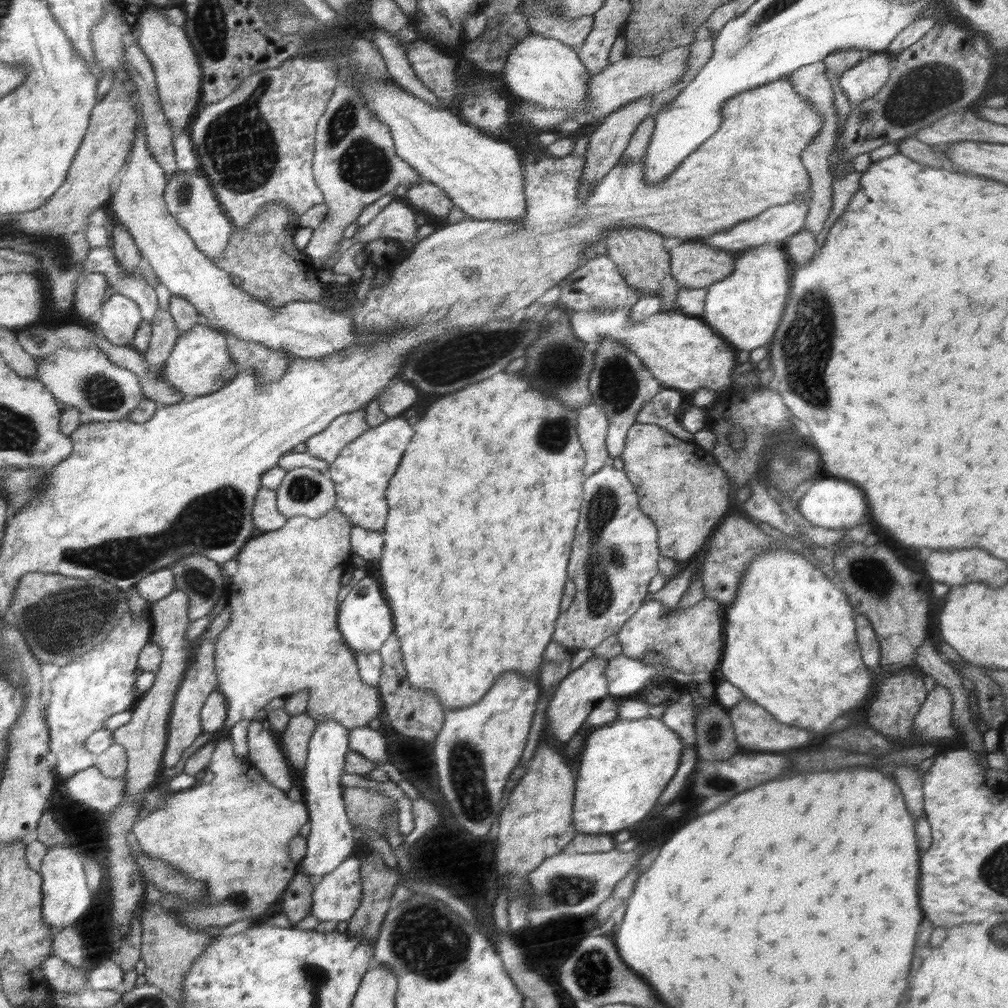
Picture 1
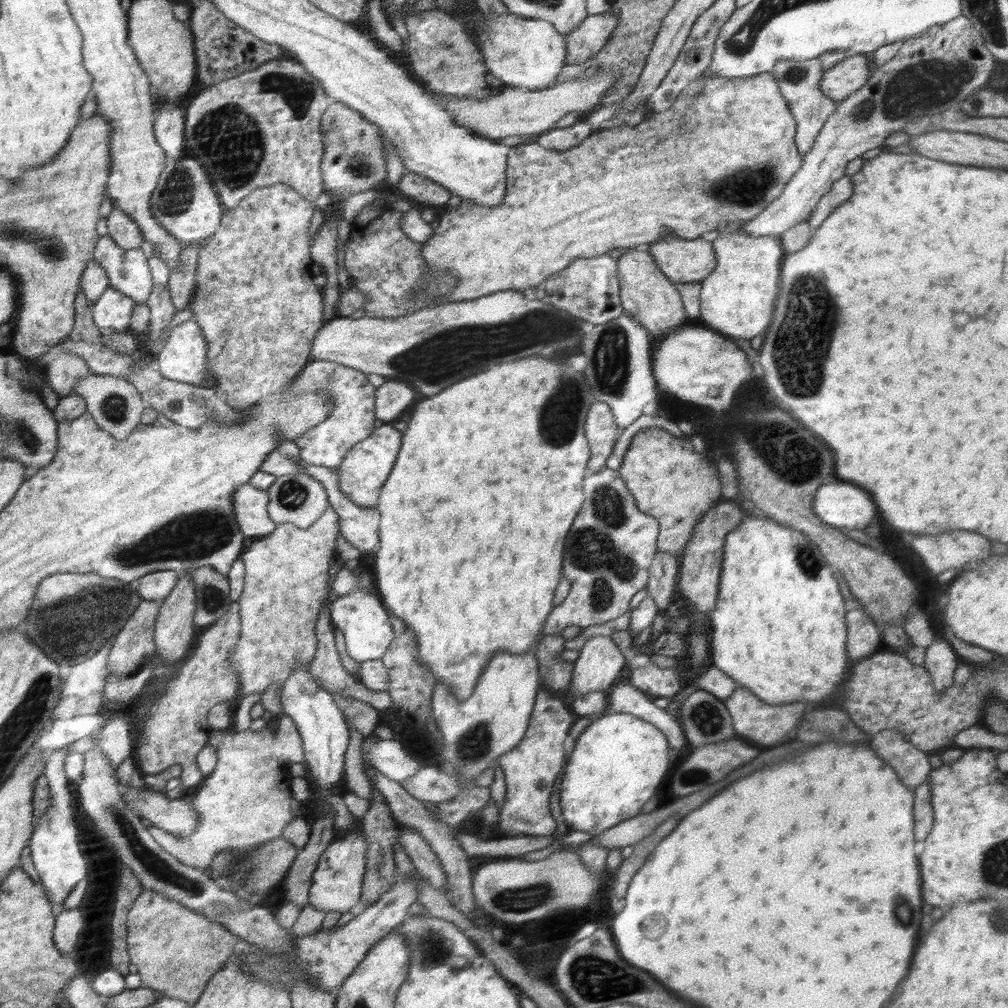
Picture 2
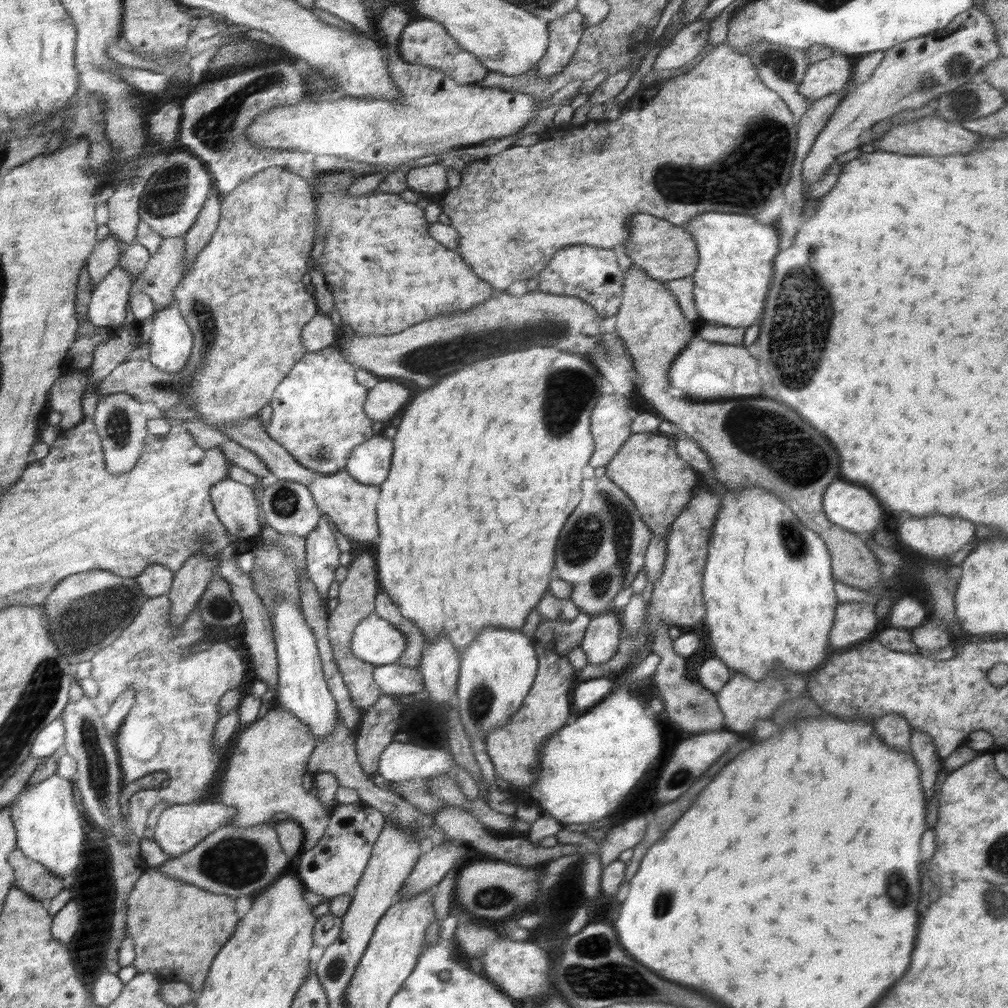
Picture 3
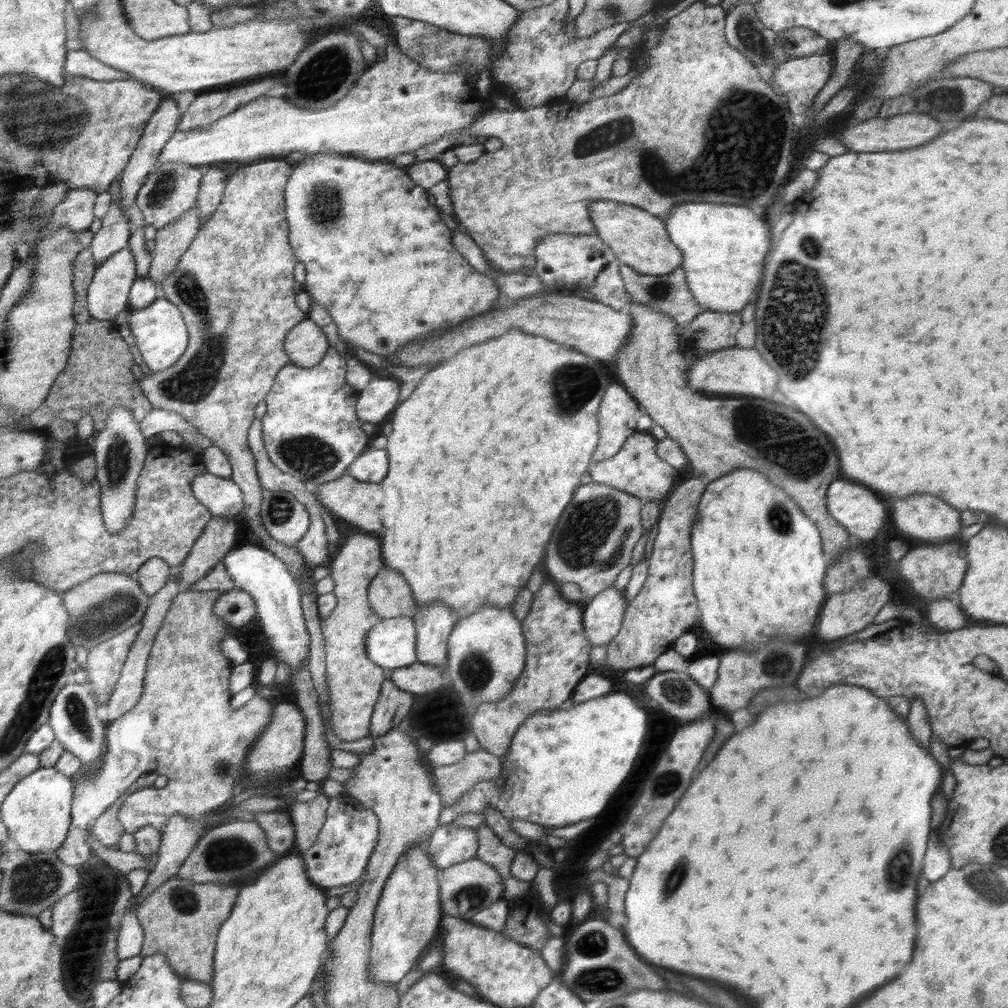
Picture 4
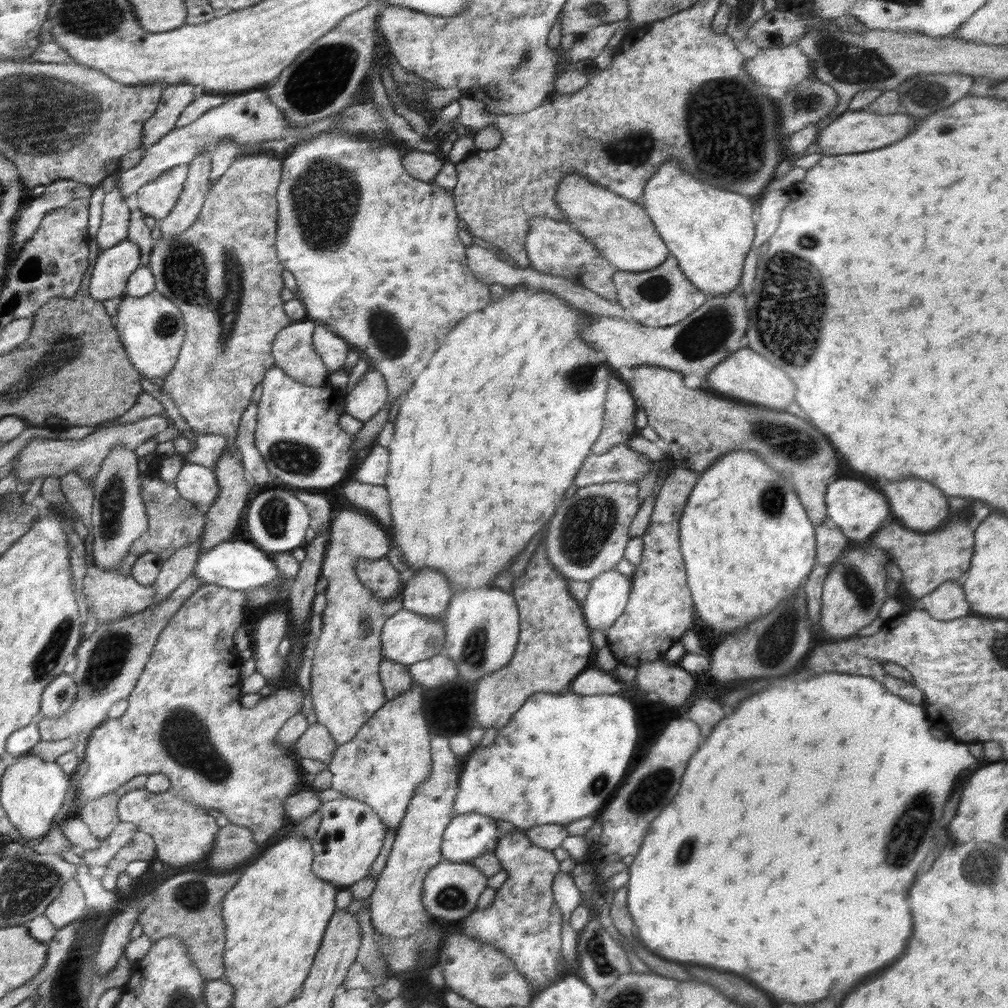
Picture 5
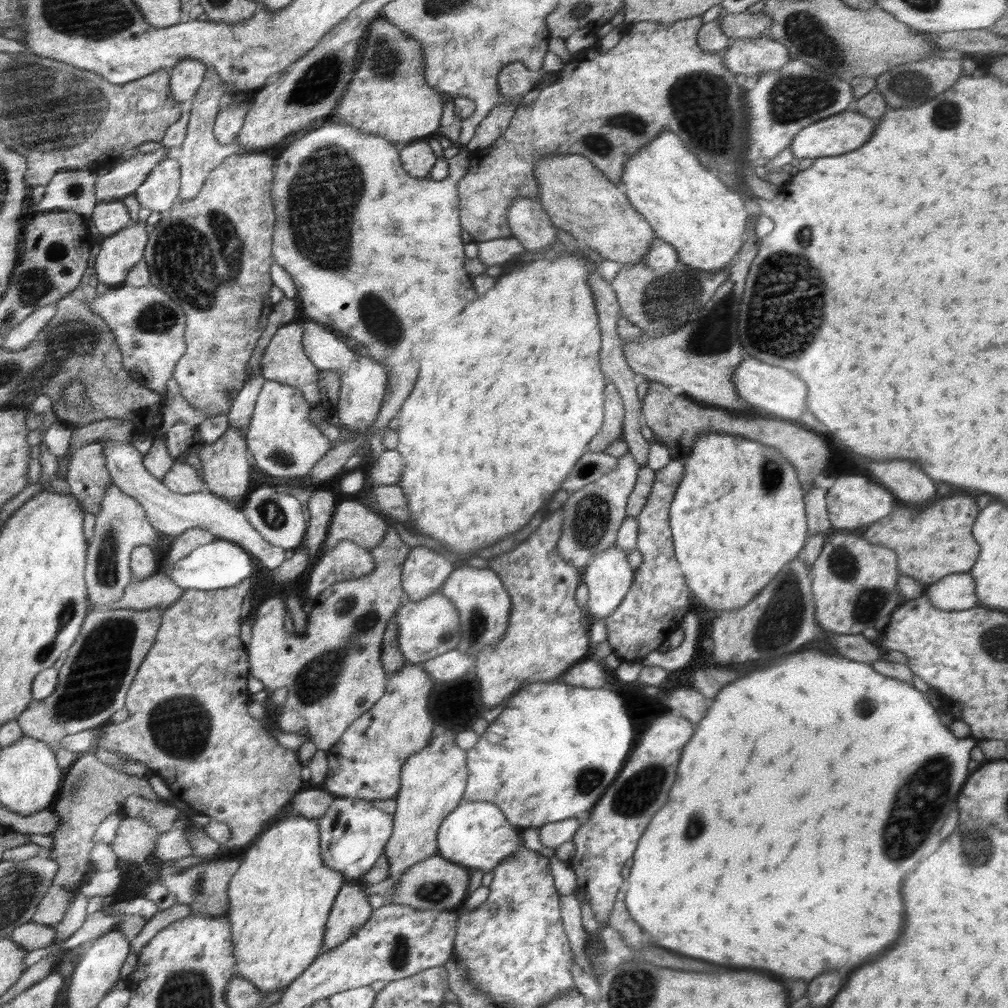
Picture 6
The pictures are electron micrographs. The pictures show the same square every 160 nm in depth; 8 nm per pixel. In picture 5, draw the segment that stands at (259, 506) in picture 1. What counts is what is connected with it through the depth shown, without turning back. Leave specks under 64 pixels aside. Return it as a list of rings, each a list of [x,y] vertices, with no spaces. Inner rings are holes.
[[[184,463],[175,481],[180,497],[205,508],[218,498],[218,481],[212,468],[200,464]]]

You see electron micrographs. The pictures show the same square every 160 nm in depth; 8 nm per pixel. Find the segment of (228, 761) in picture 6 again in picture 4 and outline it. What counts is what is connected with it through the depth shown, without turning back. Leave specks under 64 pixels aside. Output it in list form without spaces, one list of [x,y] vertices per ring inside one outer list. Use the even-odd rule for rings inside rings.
[[[217,590],[202,592],[182,591],[177,594],[168,608],[168,613],[155,636],[148,660],[143,691],[138,702],[121,717],[107,724],[105,732],[105,749],[102,763],[93,773],[81,772],[77,776],[75,800],[72,803],[72,824],[67,838],[57,848],[55,855],[68,866],[80,867],[90,858],[90,848],[86,844],[87,830],[95,820],[119,798],[126,793],[130,798],[120,807],[120,824],[125,832],[134,834],[140,828],[151,826],[156,830],[165,830],[167,822],[178,814],[185,814],[196,826],[211,822],[215,814],[225,807],[230,800],[244,792],[249,786],[245,775],[245,763],[250,746],[264,735],[265,730],[274,719],[276,706],[270,698],[261,697],[248,701],[240,710],[230,708],[231,672],[234,669],[229,658],[220,648],[226,636],[226,624],[214,611],[221,593]],[[158,774],[167,778],[164,788],[148,787],[138,792],[129,792],[135,780],[144,775]],[[279,811],[250,814],[250,820],[257,822],[264,829],[268,848],[280,856],[288,852],[294,844],[294,828],[290,817],[289,814],[280,814]]]

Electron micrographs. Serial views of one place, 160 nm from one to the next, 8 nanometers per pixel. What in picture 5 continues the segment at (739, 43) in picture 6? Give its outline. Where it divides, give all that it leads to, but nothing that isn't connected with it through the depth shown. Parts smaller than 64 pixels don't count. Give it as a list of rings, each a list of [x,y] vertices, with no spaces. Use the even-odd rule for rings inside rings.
[[[795,44],[758,51],[754,58],[746,60],[744,71],[770,93],[787,92],[788,87],[814,77],[808,56]]]

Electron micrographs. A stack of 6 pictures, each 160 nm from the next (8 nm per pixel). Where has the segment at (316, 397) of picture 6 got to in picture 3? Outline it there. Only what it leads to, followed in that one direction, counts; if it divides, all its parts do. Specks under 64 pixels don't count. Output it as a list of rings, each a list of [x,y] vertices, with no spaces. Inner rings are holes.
[[[318,314],[301,330],[302,346],[308,353],[320,352],[337,342],[338,328],[327,314]]]

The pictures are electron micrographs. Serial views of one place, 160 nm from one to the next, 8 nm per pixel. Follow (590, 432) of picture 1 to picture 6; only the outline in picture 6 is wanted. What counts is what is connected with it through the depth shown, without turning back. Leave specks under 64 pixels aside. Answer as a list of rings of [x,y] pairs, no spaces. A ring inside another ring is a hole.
[[[608,382],[605,388],[603,423],[598,434],[588,443],[587,450],[595,453],[603,452],[610,444],[622,439],[624,417],[622,397],[616,386]]]

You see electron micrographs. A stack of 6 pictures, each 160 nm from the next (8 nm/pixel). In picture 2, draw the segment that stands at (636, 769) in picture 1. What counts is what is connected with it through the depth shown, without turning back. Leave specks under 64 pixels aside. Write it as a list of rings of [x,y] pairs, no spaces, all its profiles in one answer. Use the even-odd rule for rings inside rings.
[[[613,713],[594,720],[578,736],[566,766],[561,770],[560,808],[569,830],[588,831],[594,836],[639,815],[642,806],[654,797],[652,788],[658,788],[666,776],[669,755],[666,735],[651,722],[646,722],[643,716]]]

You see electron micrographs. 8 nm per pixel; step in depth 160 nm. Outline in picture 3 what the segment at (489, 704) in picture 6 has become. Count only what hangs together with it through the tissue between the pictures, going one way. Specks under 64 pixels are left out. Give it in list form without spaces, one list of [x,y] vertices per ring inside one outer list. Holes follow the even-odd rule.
[[[580,613],[572,620],[543,618],[531,637],[538,661],[534,682],[520,708],[509,716],[507,723],[491,730],[485,738],[486,750],[494,765],[495,776],[509,782],[509,792],[512,792],[512,789],[528,790],[535,783],[543,742],[568,722],[568,716],[573,711],[571,695],[576,671],[570,664],[568,654],[575,646],[581,646],[592,617]]]

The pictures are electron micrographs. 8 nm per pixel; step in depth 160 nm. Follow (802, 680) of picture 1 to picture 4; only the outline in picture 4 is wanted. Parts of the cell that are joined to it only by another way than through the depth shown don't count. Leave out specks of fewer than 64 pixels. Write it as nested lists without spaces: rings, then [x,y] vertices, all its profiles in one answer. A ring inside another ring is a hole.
[[[737,468],[720,476],[718,480],[709,481],[704,494],[700,497],[698,504],[698,512],[691,528],[690,547],[693,556],[693,579],[692,586],[694,596],[698,600],[698,609],[700,609],[700,622],[702,626],[714,636],[714,640],[723,648],[722,651],[734,651],[740,649],[751,653],[757,651],[756,648],[766,644],[770,639],[780,637],[788,638],[788,640],[798,640],[798,643],[803,643],[812,636],[812,630],[819,621],[820,613],[828,595],[824,592],[823,582],[824,577],[829,567],[826,559],[826,552],[823,550],[821,536],[813,520],[810,520],[793,500],[788,497],[788,494],[770,484],[764,473],[758,472],[751,468]]]

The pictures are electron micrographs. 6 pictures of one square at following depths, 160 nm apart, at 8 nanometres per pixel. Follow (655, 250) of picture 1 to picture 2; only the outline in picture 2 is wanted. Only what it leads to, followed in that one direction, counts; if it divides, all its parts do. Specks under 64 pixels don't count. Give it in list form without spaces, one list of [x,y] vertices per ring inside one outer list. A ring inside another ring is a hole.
[[[640,245],[622,249],[622,256],[616,260],[619,297],[623,312],[633,316],[647,330],[650,342],[657,342],[678,332],[689,320],[675,283],[660,273],[647,250],[648,246]]]

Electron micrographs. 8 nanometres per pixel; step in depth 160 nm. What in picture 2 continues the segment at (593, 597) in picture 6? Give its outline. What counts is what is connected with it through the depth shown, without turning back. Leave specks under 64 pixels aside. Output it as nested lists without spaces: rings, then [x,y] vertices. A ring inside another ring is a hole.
[[[609,636],[590,637],[575,660],[569,700],[591,692],[608,692],[625,666],[624,653]]]

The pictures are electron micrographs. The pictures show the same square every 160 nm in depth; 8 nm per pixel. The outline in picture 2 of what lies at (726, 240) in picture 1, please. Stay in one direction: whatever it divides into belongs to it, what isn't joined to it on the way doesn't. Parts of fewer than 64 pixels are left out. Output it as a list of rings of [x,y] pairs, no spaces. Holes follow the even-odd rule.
[[[963,15],[946,24],[928,28],[922,35],[905,39],[894,58],[874,70],[862,87],[837,103],[836,110],[825,120],[820,134],[803,156],[800,168],[786,183],[782,194],[758,216],[741,224],[740,229],[757,237],[774,235],[778,238],[795,224],[806,221],[820,198],[830,190],[833,181],[845,175],[845,168],[850,160],[860,157],[872,148],[884,148],[886,138],[892,132],[902,132],[909,120],[926,114],[944,113],[950,108],[959,108],[971,92],[986,85],[994,70],[995,60],[996,57],[986,48],[978,30],[975,30],[970,19]]]

